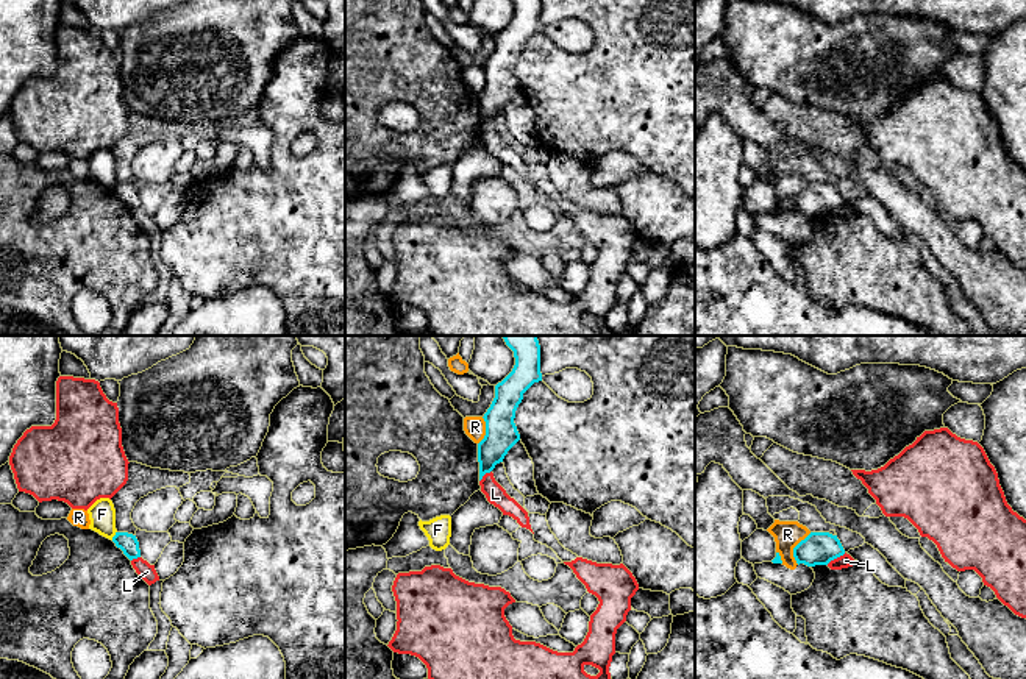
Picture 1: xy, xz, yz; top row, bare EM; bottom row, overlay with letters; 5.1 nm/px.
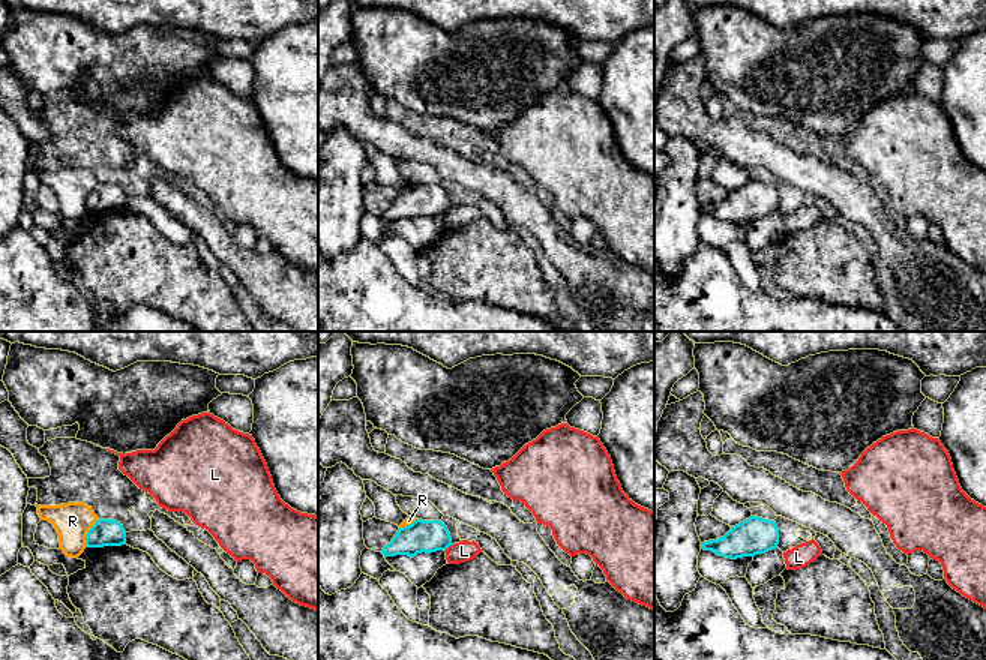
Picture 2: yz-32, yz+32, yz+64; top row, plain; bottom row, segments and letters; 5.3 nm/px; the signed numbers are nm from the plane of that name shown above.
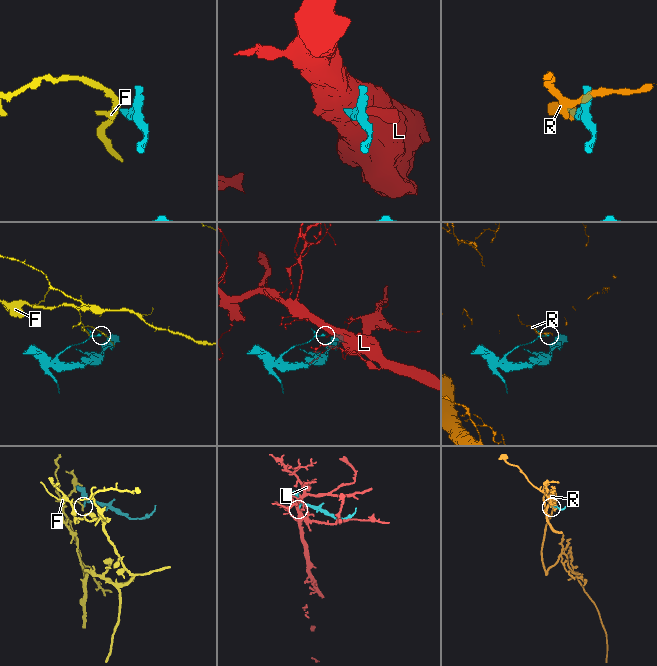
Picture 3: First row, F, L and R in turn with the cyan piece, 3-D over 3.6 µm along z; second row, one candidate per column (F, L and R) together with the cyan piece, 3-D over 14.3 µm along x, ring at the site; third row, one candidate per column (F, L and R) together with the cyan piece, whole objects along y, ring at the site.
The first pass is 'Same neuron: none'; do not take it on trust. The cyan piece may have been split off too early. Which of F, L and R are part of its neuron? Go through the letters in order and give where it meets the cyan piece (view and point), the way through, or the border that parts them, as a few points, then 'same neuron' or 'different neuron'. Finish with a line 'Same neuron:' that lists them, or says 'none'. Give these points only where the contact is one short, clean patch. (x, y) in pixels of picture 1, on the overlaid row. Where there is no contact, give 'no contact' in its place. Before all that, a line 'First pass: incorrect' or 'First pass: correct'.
First pass: correct
F: xy (114, 536) | along xy (116, 531), (111, 539) | different neuron
L: yz (836, 558) | different neuron
R: yz (794, 548) | different neuron
Same neuron: none

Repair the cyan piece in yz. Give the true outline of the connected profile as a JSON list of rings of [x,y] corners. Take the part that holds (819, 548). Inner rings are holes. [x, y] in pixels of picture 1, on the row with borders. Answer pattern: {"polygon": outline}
{"polygon": [[[810,532],[793,548],[796,563],[804,563],[807,567],[828,565],[843,554],[845,549],[840,540],[829,532]]]}

